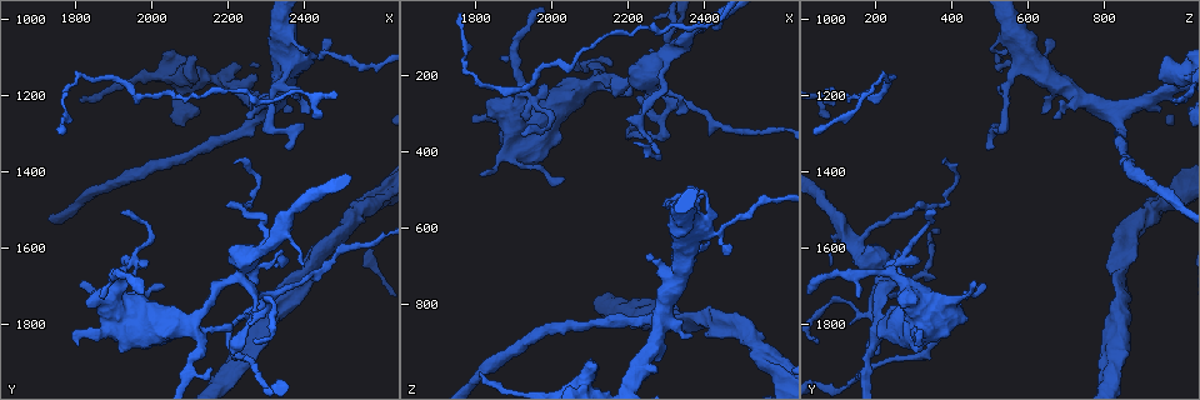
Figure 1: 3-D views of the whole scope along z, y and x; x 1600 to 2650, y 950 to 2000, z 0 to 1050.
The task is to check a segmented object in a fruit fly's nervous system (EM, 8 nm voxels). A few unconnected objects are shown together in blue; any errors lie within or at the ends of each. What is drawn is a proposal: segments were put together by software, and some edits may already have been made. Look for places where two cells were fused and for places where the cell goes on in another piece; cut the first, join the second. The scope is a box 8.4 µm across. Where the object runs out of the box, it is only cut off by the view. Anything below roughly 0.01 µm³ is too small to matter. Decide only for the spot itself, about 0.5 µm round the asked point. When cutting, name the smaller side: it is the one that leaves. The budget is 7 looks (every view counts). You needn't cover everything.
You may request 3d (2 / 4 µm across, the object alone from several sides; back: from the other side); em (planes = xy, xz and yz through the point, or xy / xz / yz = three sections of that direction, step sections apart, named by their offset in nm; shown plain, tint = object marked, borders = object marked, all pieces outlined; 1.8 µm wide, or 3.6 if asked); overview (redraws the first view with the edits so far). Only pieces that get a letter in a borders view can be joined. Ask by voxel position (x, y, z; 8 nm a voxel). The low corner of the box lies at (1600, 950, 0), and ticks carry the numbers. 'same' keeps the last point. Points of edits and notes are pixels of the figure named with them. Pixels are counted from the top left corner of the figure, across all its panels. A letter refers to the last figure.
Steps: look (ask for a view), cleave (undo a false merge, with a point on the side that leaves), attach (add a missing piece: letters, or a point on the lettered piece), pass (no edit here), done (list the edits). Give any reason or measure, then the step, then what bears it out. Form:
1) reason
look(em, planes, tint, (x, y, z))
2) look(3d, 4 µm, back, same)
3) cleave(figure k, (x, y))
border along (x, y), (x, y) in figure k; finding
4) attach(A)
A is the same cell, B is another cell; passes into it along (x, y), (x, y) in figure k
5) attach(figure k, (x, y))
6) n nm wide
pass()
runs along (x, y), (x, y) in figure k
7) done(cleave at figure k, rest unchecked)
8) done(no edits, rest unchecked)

four-way junction
look(em, 3.6 µm, planes, borders, (2350, 1140, 570))

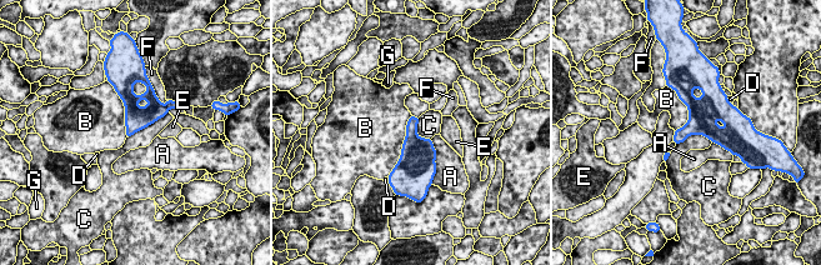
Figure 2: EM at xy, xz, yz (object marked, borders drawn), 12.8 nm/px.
240 nm wide
pass()
A, B, C, D, E, F and G are other cells; border along (168, 111), (128, 138) in figure 2; all the same cell

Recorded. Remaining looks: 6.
small branch off a trunk
look(em, xy, step 8, borders, (2225, 1685, 220))

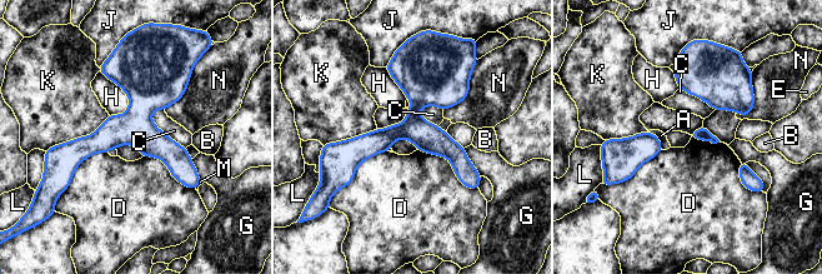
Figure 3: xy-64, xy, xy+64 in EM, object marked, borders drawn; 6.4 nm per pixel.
D touches over 480 nm
pass()
A, B, C, D, E, G, H, J, K, L, M and N are other cells; border along (417, 148), (477, 189) in figure 3; one cell here

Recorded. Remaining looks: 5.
abrupt turn
look(3d, 2 µm, (1925, 1670, 245))

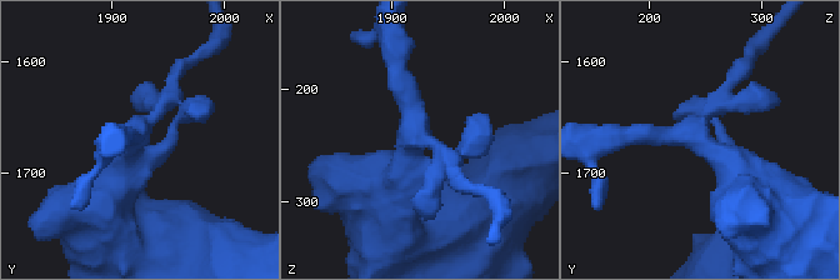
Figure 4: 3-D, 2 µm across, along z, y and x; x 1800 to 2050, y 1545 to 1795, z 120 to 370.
now the EM
look(em, planes, borders, (1920, 1670, 244))

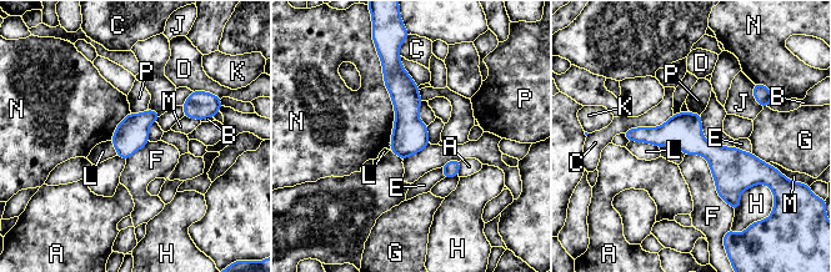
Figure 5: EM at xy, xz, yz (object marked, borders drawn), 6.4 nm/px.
pass()
A, B, C, D, E, F, G, H, J, K, L, M, N and P are other cells; runs along (627, 134), (761, 166) in figure 5; continuous, no second cell

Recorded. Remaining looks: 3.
done(no edits, rest unchecked)

